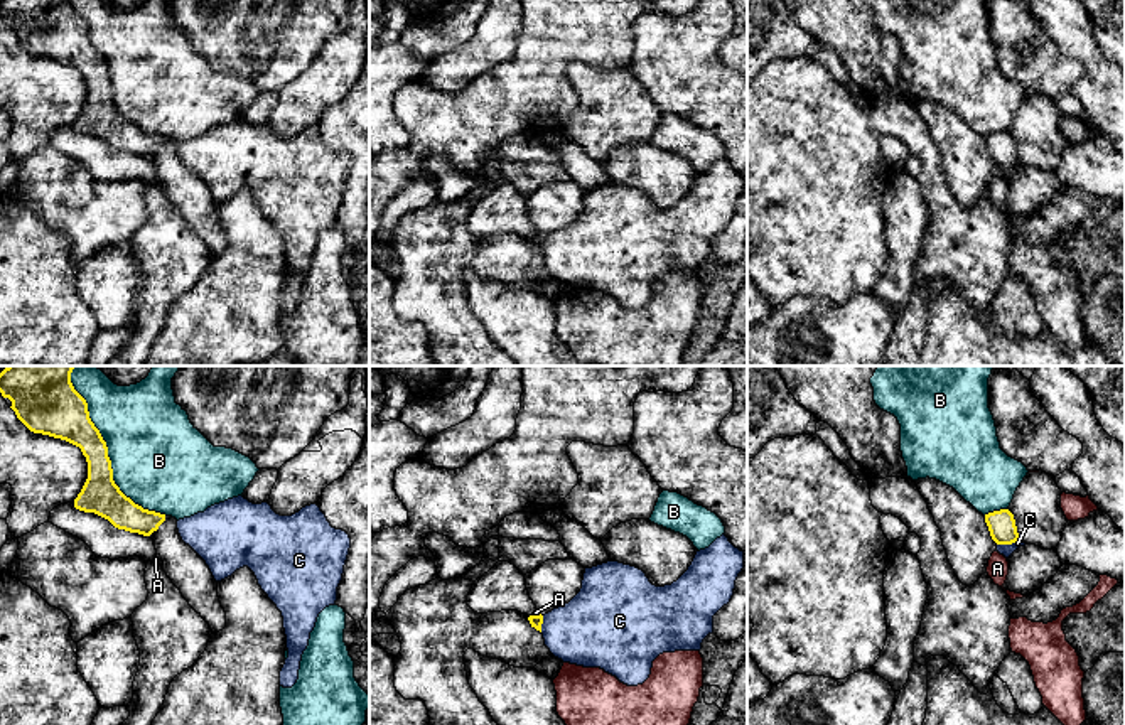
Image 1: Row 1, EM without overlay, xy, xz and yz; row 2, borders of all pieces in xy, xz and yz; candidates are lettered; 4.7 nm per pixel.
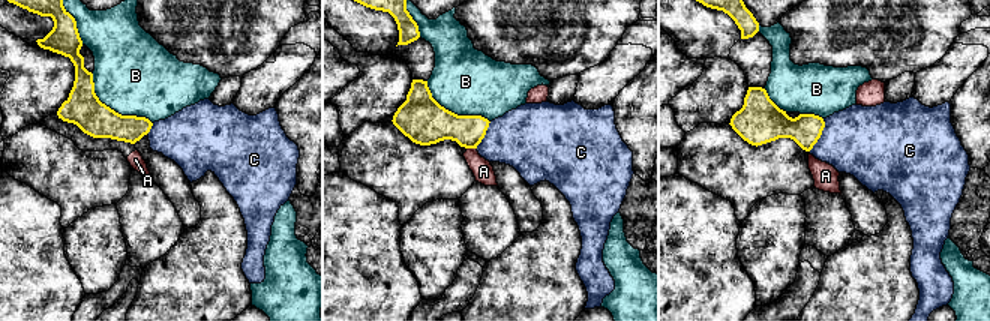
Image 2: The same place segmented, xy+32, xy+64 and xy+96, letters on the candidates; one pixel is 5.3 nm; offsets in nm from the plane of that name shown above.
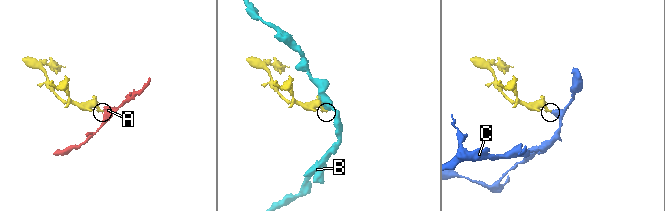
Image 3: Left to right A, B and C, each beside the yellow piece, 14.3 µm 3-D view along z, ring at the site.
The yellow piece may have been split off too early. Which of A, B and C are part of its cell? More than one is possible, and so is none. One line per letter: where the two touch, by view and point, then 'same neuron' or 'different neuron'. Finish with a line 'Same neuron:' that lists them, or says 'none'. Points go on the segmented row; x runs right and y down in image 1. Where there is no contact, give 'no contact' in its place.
A: xz (537, 616) | different neuron
B: xy (107, 451) | different neuron
C: yz (1007, 543) | different neuron
Same neuron: none

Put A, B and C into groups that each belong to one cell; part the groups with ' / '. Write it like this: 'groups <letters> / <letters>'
groups A / B / C

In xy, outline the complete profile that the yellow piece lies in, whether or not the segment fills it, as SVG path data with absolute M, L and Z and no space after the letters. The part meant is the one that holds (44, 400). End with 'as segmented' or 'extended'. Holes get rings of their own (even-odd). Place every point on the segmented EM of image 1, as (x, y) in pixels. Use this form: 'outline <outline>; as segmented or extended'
outline M7 366L0 373L0 393L12 401L10 408L30 432L61 438L81 448L88 462L88 479L74 499L76 509L94 513L118 529L150 536L165 521L165 514L143 509L115 484L106 442L89 418L86 400L71 383L74 368L76 366Z; as segmented

